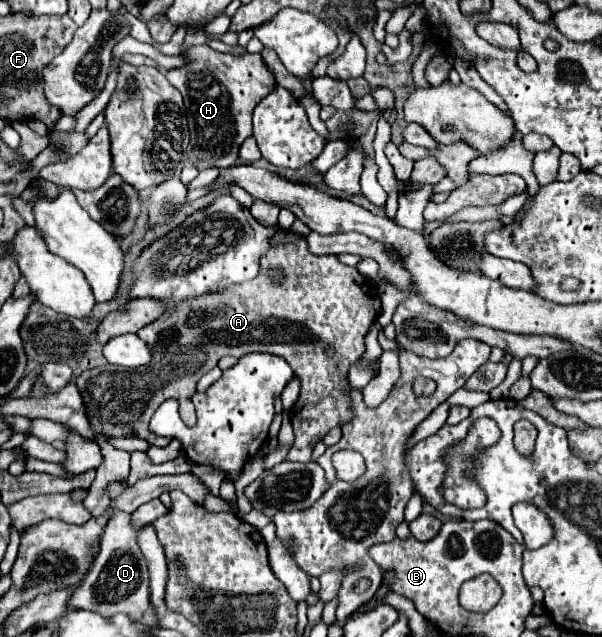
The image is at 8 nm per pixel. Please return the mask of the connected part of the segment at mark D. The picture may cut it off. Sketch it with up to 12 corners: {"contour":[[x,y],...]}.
{"contour":[[116,511],[70,609],[140,621],[150,573]]}

